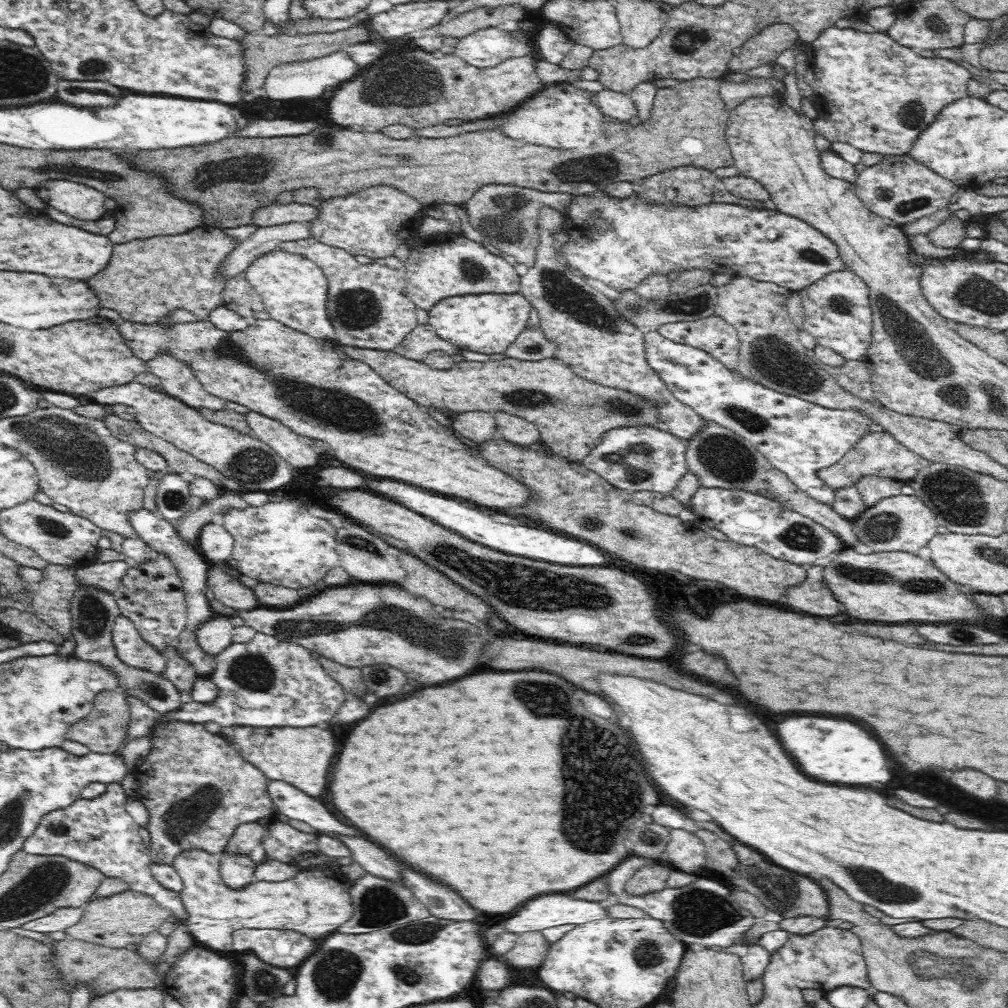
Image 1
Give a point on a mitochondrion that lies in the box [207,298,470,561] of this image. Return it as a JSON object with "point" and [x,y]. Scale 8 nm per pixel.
{"point":[256,467]}

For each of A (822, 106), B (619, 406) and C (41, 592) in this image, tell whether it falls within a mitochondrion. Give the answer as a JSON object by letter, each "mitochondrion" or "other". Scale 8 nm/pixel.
{"A":"other","B":"mitochondrion","C":"other"}

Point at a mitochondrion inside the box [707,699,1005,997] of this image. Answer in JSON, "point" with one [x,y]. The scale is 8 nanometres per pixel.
{"point":[970,972]}

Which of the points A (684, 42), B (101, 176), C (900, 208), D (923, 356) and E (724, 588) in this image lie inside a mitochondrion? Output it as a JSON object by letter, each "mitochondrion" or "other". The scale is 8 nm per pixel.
{"A":"mitochondrion","B":"mitochondrion","C":"mitochondrion","D":"mitochondrion","E":"other"}

